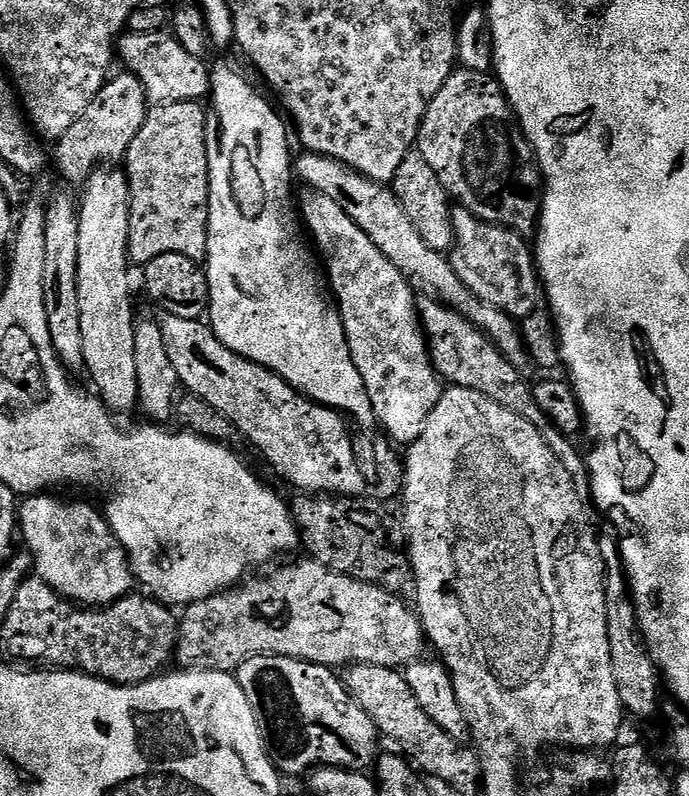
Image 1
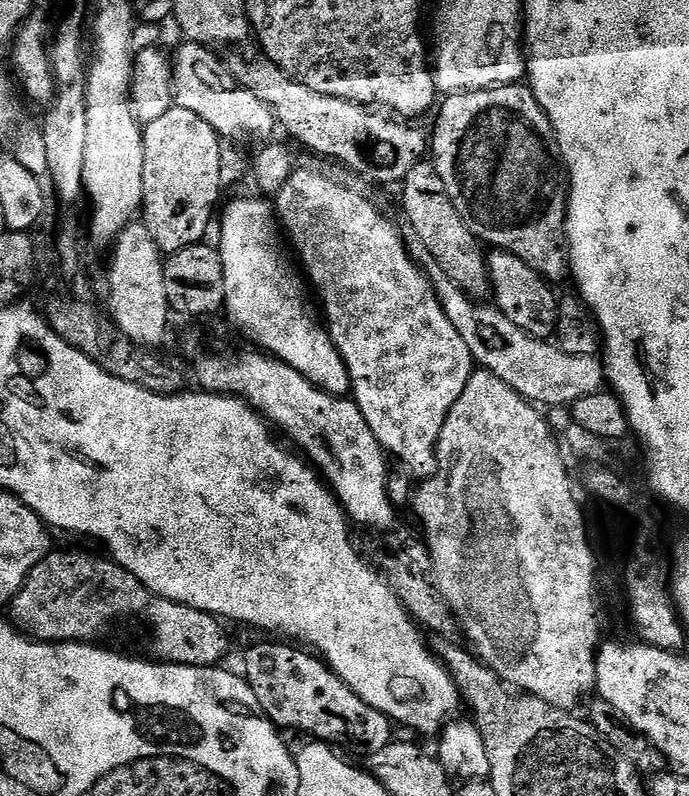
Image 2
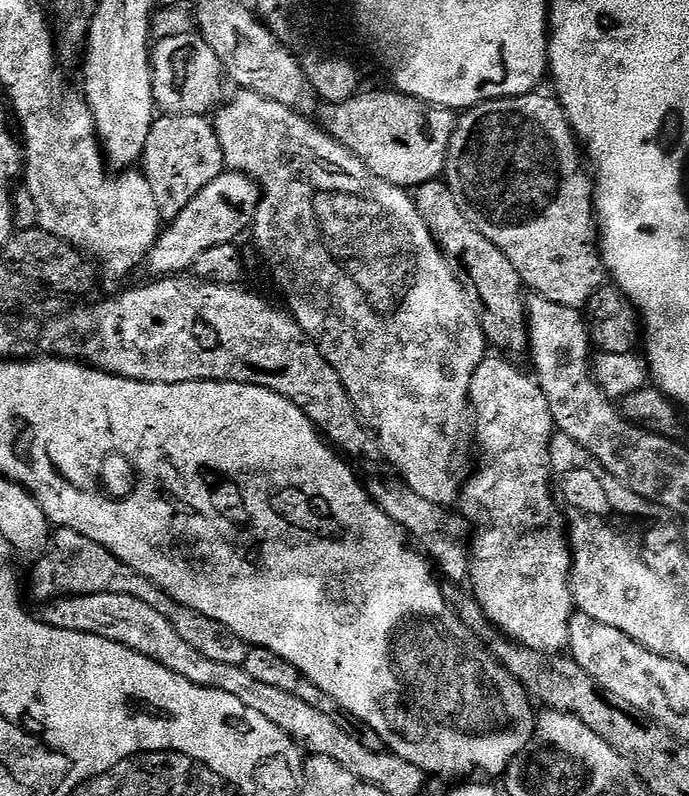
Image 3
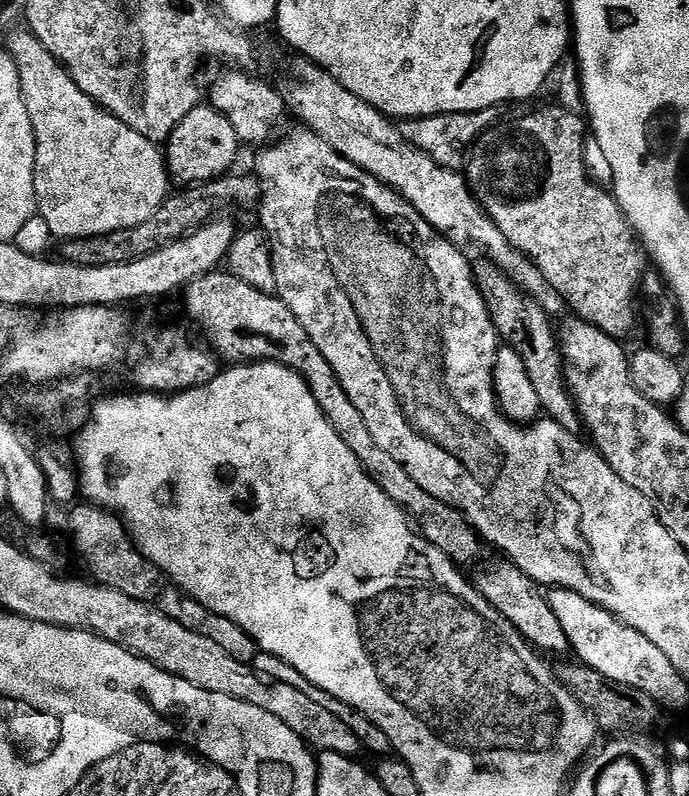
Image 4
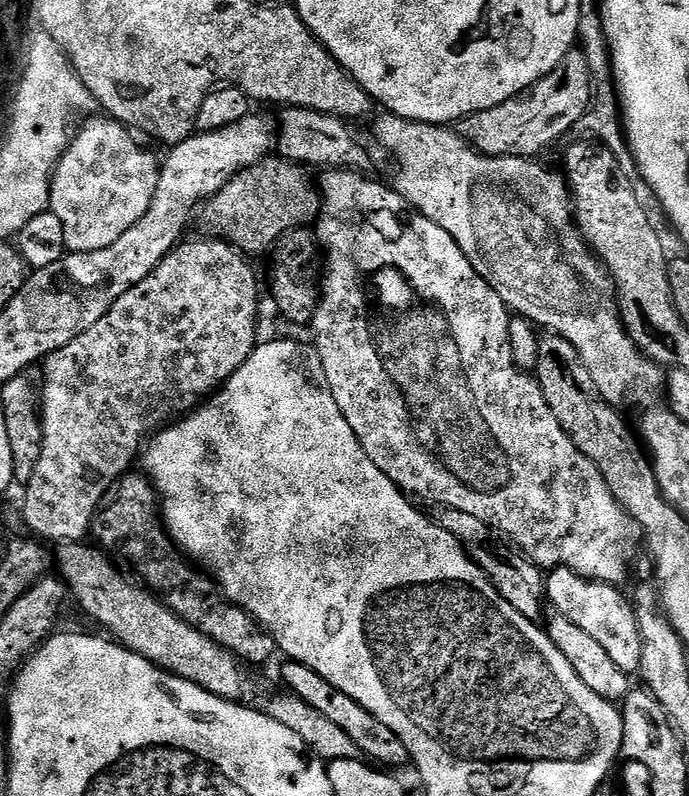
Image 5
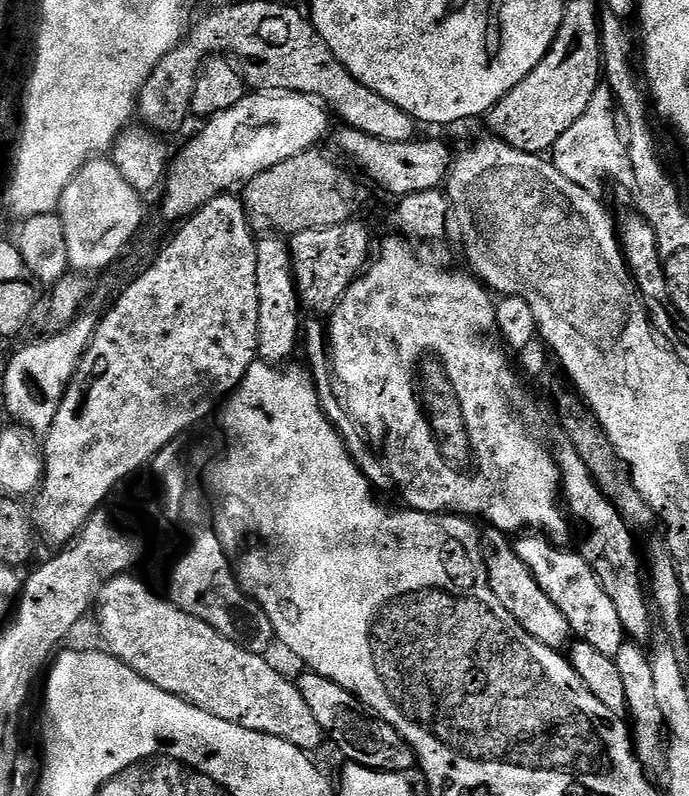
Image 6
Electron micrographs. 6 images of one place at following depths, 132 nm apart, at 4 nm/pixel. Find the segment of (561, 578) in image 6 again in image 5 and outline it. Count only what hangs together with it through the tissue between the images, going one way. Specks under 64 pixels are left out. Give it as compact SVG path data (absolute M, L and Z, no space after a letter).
M553 568L546 576L547 603L551 607L553 604L556 607L553 609L559 615L570 618L570 622L574 622L574 626L586 630L586 634L590 634L590 638L594 638L594 642L598 642L598 646L602 646L602 650L606 650L606 654L610 654L610 662L614 662L614 666L632 674L640 666L640 635L638 634L633 605L629 601L628 604L624 601L624 596L620 591L619 587L602 584L598 580L586 580L578 573L571 572L568 568Z

